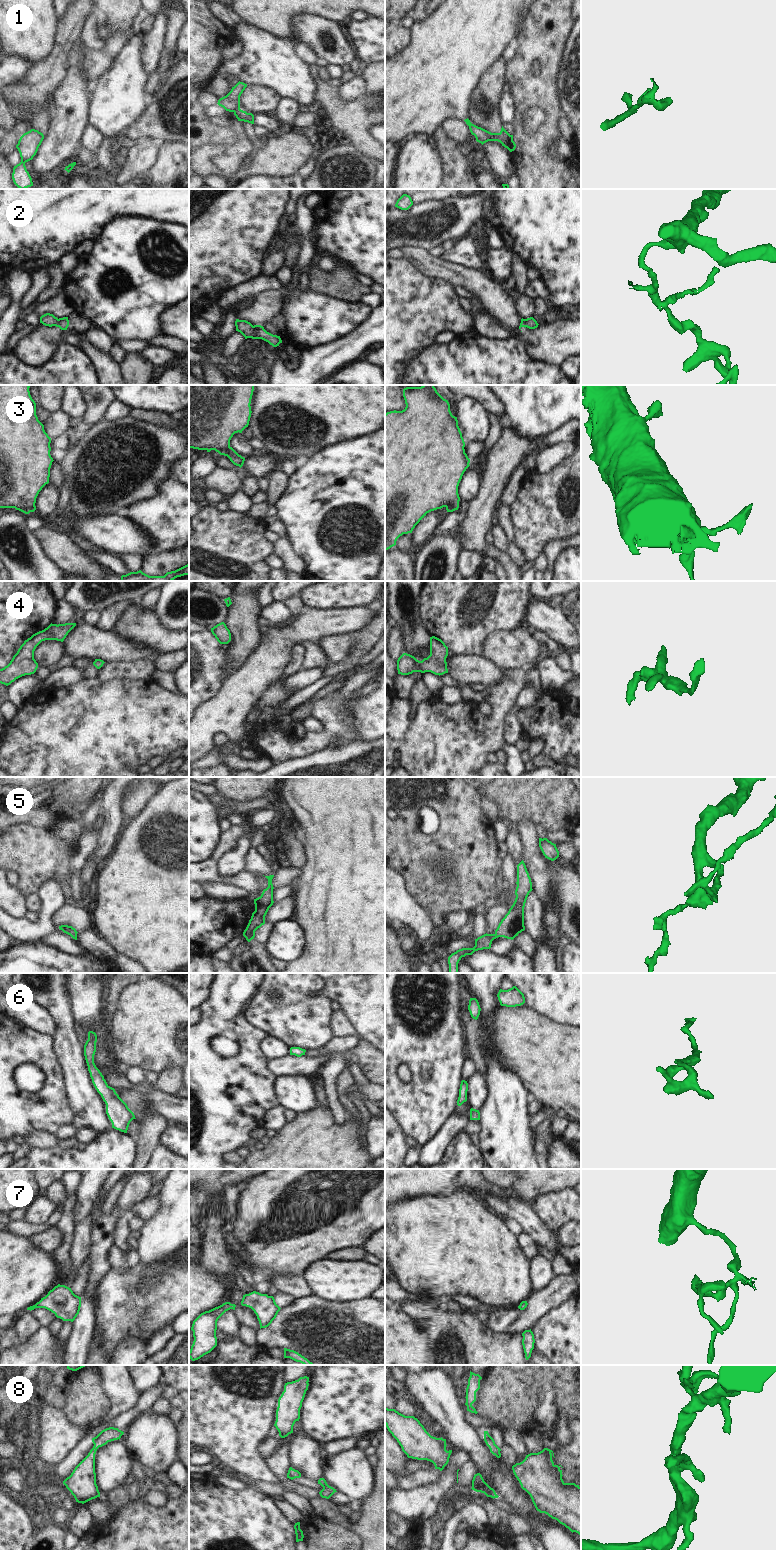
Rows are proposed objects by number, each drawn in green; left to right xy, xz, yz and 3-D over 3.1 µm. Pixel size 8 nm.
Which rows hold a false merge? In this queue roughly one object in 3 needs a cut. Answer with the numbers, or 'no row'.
1, 2

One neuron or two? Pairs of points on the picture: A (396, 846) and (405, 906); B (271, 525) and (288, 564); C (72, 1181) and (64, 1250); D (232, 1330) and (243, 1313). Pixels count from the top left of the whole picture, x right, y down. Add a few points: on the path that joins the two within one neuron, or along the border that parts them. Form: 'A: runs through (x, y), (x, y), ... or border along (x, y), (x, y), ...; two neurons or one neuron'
A: border along (395, 870), (412, 894); two neurons
B: runs through (281, 534), (285, 554); one neuron
C: runs through (71, 1198), (68, 1206), (68, 1233); one neuron
D: border along (234, 1310), (241, 1323); two neurons

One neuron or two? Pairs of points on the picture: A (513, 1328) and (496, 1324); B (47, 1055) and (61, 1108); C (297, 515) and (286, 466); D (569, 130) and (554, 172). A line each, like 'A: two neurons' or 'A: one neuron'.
A: two neurons
B: one neuron
C: two neurons
D: two neurons

